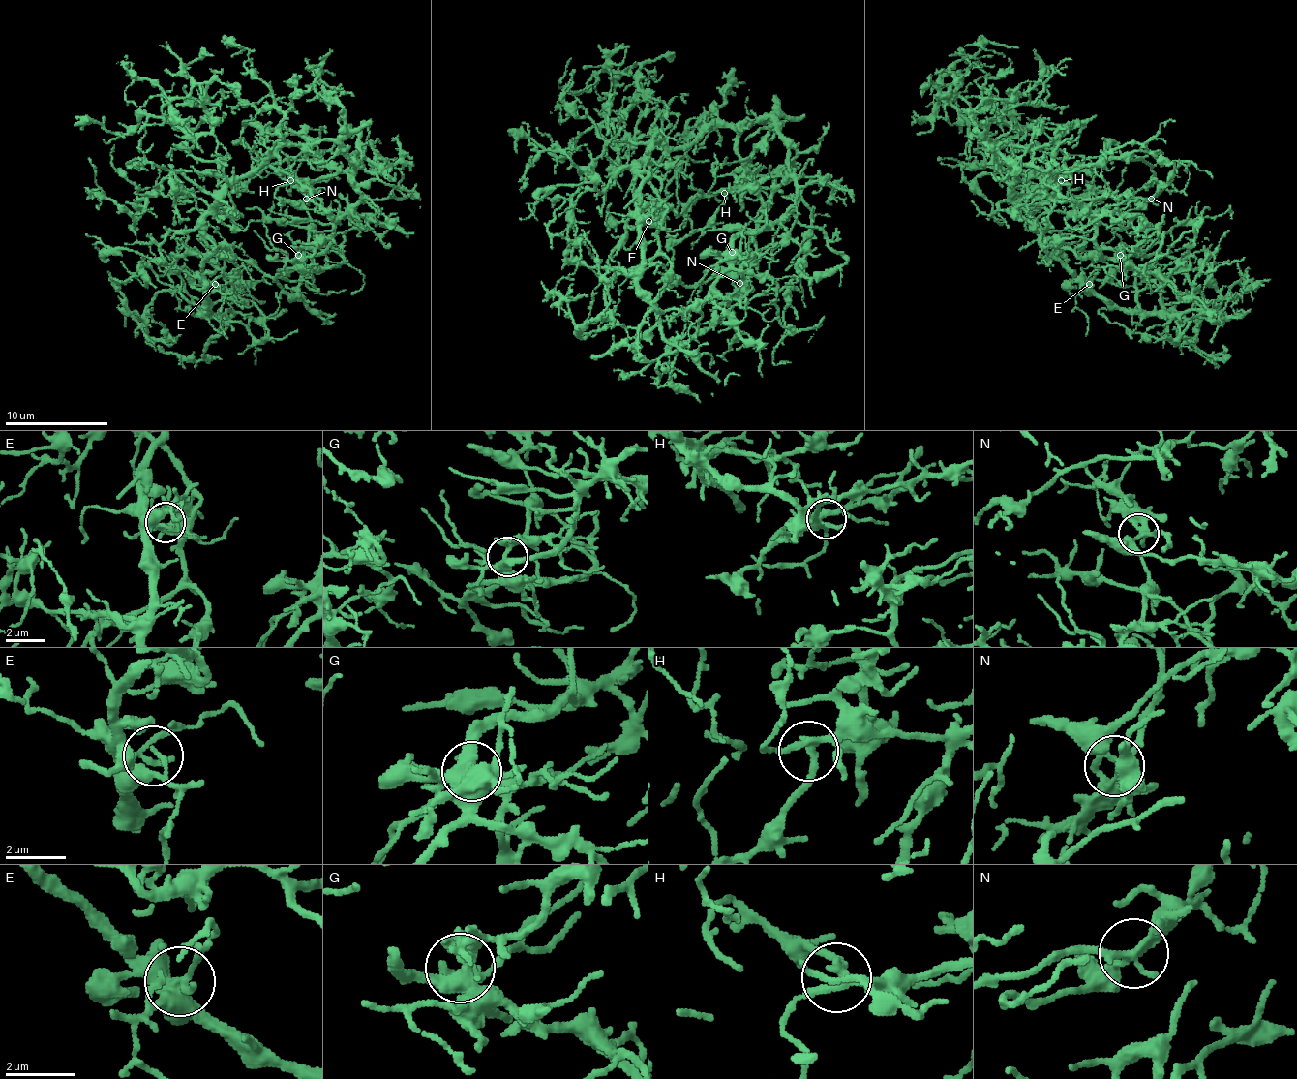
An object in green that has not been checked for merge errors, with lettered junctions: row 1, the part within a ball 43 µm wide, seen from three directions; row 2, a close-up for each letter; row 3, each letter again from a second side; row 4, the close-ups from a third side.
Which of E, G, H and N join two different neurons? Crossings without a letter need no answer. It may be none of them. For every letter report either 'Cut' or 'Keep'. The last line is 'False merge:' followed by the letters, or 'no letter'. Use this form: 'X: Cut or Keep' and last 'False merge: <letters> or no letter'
E: Keep
G: Keep
H: Keep
N: Keep
False merge: no letter

